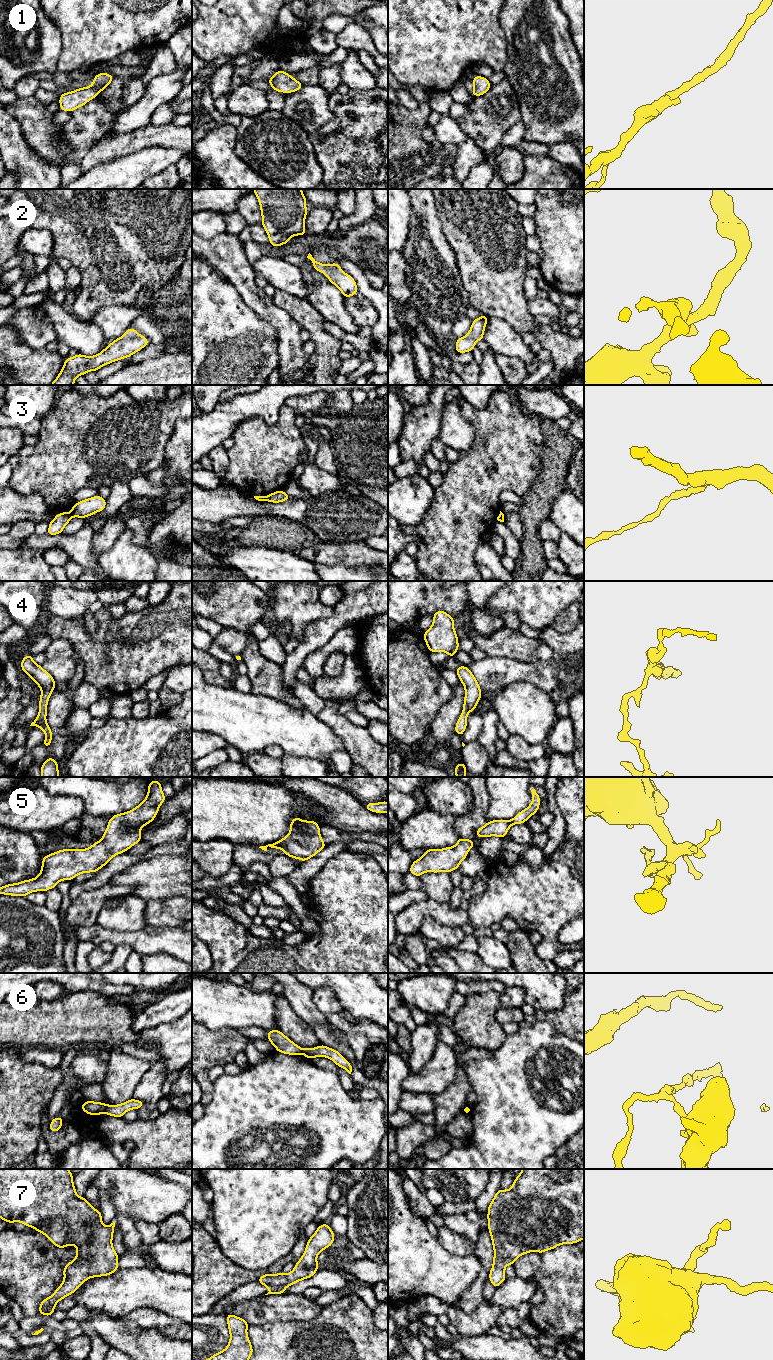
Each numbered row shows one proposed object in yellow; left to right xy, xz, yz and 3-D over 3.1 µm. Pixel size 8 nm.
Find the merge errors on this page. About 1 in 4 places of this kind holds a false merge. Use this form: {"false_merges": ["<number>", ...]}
{"false_merges": ["3", "6"]}

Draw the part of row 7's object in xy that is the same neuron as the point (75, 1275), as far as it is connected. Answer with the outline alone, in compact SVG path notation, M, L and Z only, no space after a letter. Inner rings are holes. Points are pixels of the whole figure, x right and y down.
M0 1169L0 1218L9 1224L22 1222L34 1228L59 1249L71 1244L77 1248L76 1258L63 1269L63 1282L52 1296L41 1301L38 1314L52 1316L56 1304L86 1280L118 1270L119 1256L112 1245L115 1222L108 1226L102 1224L101 1211L77 1195L73 1174L68 1169Z

